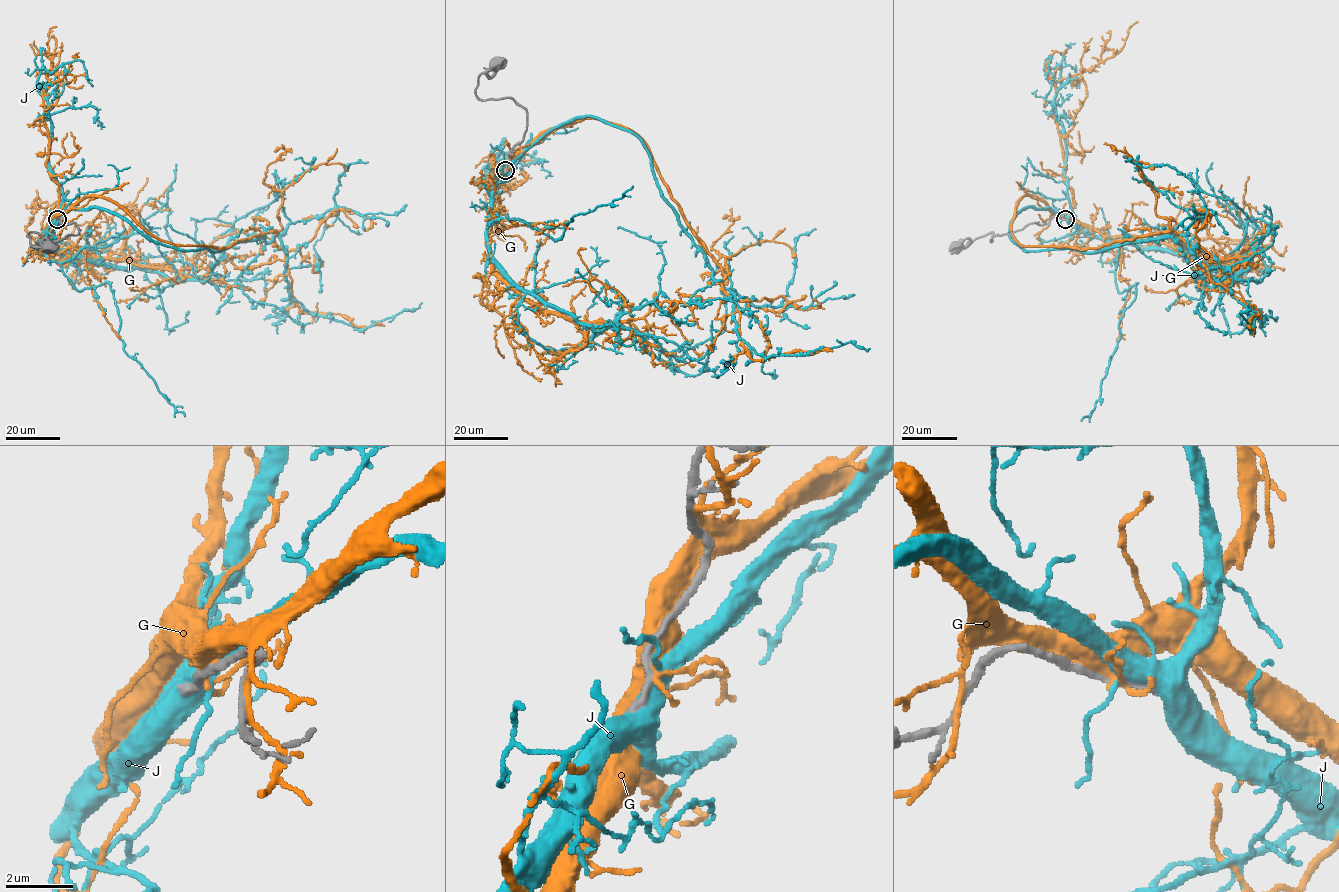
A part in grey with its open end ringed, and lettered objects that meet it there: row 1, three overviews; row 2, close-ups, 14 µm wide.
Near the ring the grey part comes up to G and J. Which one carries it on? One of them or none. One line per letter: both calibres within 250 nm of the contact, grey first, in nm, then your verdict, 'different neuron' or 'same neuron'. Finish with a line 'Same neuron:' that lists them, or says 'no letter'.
G: 240 nm thick on the grey side, 420 nm on the other; different neuron
J: 320 nm thick on the grey side, 440 nm on the other; same neuron
Same neuron: J

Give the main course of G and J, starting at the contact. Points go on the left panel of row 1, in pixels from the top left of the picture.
G: (57, 218), (82, 198), (98, 196), (173, 244), (219, 249), (274, 231), (302, 313), (384, 325)
J: (56, 219), (104, 208), (186, 250), (222, 251), (276, 235), (288, 294), (356, 328), (422, 302)

